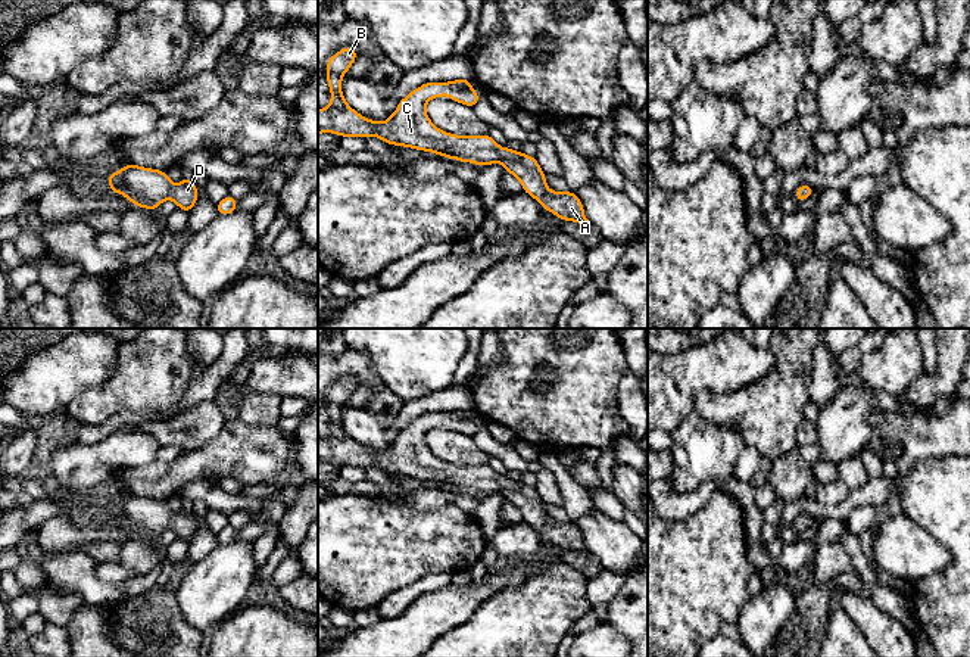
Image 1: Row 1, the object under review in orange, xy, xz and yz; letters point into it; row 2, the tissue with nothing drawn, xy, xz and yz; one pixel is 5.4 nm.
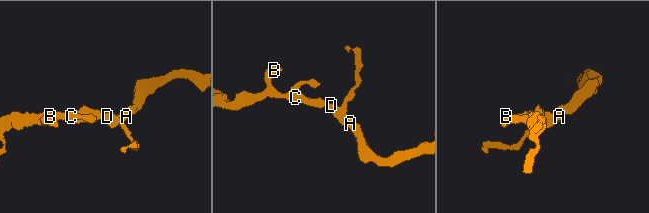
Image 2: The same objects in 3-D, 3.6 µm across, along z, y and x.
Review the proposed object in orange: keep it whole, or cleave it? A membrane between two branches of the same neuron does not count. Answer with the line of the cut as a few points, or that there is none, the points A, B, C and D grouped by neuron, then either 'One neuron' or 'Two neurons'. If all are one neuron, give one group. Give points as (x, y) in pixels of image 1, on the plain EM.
No split. Groups: A B C D. One neuron

